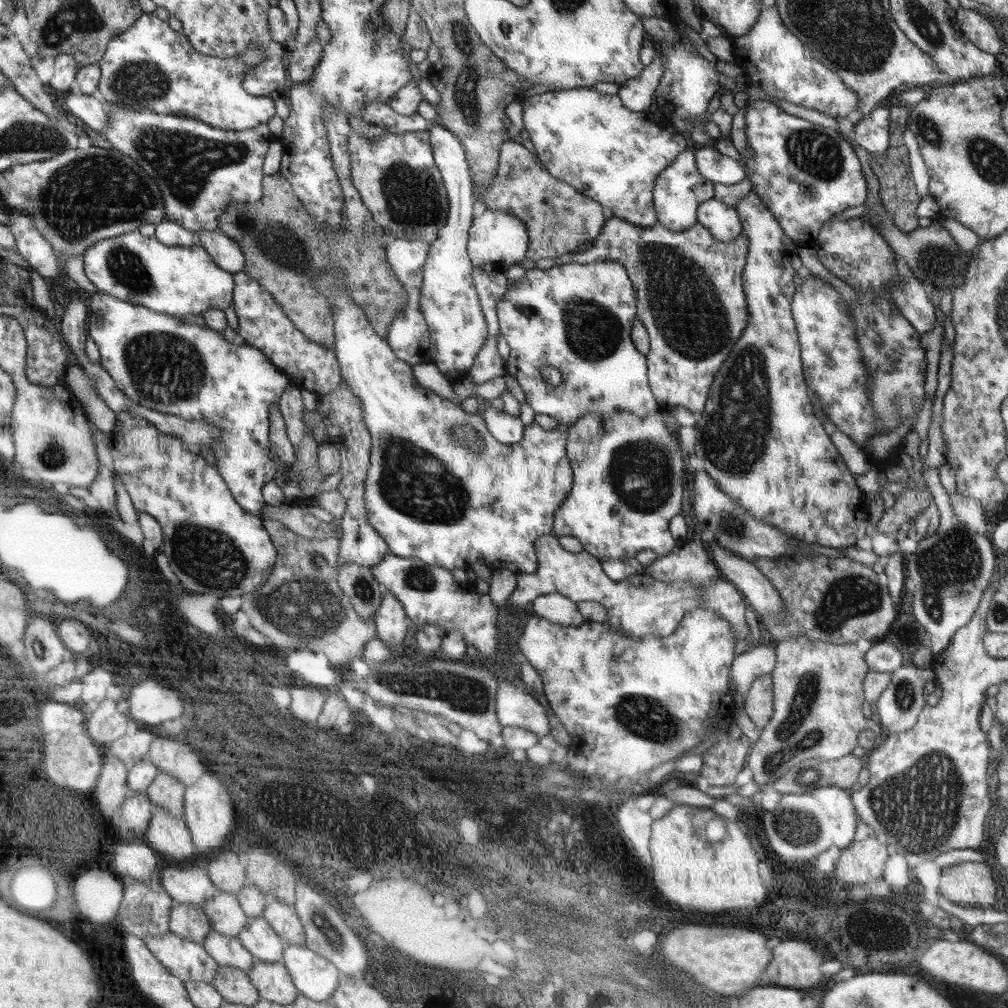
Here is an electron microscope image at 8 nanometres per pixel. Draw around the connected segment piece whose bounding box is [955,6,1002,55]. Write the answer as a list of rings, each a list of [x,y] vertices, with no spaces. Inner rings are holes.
[[[959,6],[955,10],[955,19],[961,34],[966,35],[982,52],[998,55],[1002,40],[996,28],[990,23],[989,16],[977,9],[966,9]]]

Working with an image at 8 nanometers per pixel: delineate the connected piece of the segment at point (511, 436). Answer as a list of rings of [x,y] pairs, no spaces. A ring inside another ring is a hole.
[[[487,407],[482,414],[491,435],[502,444],[513,445],[526,438],[526,426],[519,416],[506,413],[504,409]]]

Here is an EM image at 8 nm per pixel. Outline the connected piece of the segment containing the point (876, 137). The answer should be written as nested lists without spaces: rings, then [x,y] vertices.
[[[880,106],[854,126],[854,142],[872,155],[887,155],[891,147],[890,109]]]

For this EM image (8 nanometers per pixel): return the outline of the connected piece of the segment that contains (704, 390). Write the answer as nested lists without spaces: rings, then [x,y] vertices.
[[[614,216],[606,222],[592,248],[586,252],[556,257],[555,264],[616,260],[625,265],[638,294],[638,318],[646,326],[650,340],[646,354],[648,375],[655,399],[659,401],[658,410],[670,411],[672,408],[684,407],[700,415],[706,410],[716,373],[748,325],[750,313],[746,304],[746,290],[743,288],[743,270],[748,254],[750,244],[744,234],[726,244],[699,222],[684,231],[672,232],[659,222],[648,228]]]

